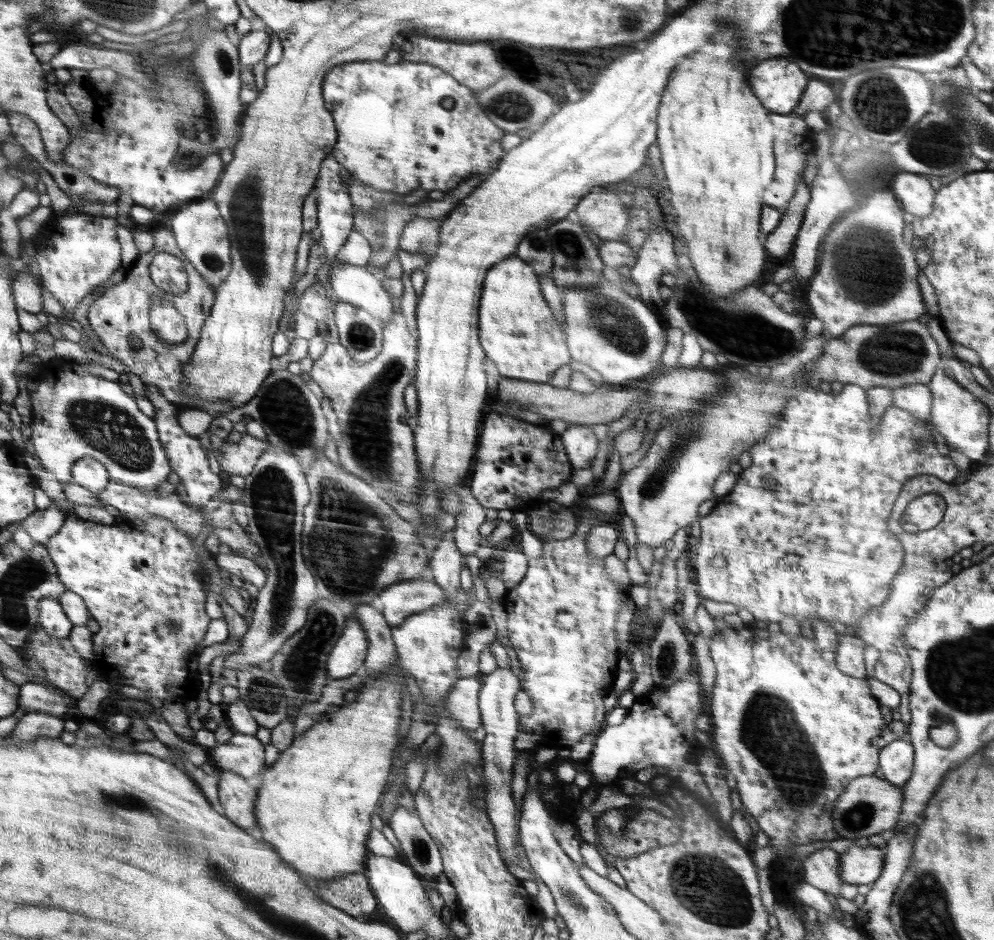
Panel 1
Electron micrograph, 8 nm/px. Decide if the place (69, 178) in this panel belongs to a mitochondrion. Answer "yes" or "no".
no

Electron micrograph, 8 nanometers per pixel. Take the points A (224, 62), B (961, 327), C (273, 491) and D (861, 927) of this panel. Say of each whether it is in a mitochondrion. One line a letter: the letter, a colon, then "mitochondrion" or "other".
A: mitochondrion
B: other
C: mitochondrion
D: other

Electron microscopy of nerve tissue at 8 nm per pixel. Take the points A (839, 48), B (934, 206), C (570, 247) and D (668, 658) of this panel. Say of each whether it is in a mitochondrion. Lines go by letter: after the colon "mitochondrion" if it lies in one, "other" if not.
A: mitochondrion
B: other
C: mitochondrion
D: mitochondrion

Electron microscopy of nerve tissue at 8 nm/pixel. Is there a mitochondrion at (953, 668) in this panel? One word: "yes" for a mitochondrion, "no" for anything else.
yes

